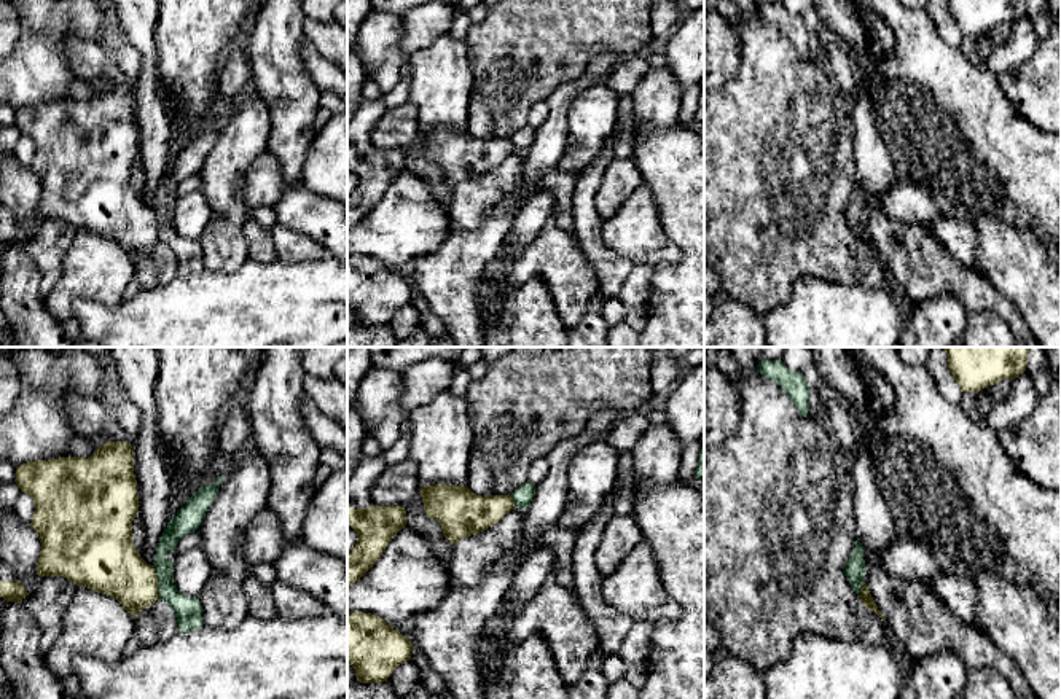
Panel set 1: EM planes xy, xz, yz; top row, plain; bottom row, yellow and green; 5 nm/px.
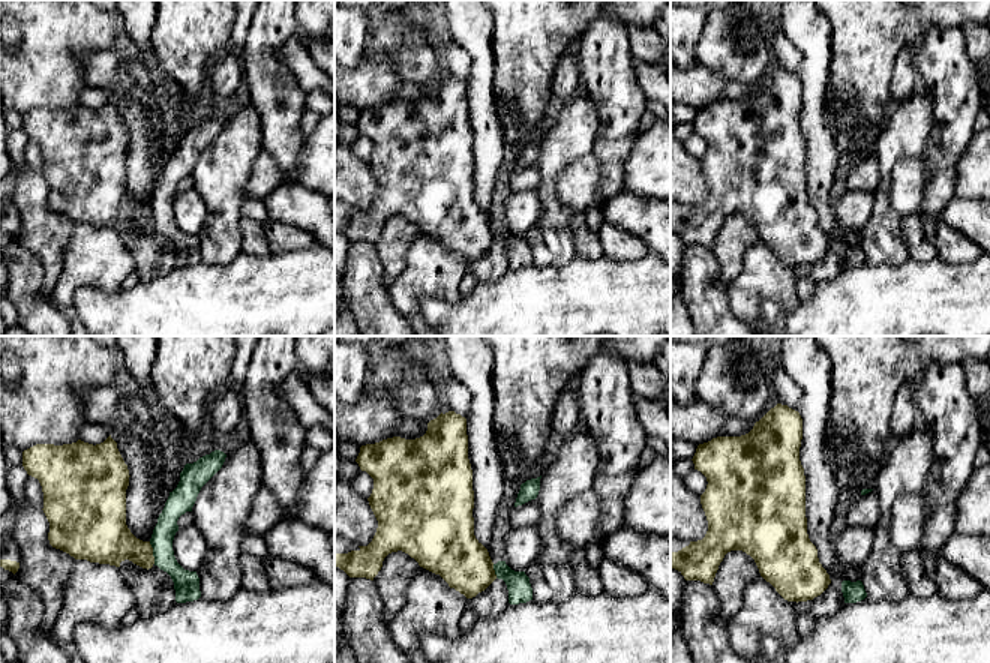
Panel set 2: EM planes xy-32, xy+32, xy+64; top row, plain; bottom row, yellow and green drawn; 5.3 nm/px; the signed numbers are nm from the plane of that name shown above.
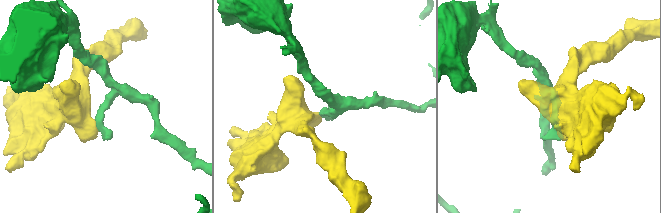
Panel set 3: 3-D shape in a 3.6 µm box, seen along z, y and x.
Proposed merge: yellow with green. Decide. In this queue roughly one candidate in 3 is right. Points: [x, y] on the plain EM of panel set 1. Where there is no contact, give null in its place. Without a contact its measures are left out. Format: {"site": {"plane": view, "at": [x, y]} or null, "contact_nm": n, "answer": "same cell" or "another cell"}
{"site": {"plane": "xy", "at": [156, 225]}, "contact_nm": 170, "answer": "another cell"}

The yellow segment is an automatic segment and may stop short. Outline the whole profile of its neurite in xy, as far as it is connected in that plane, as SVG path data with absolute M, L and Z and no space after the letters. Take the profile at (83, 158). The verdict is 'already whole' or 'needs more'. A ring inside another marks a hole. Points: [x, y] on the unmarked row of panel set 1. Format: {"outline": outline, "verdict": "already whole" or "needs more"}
{"outline": "M107 84L94 99L59 100L27 105L16 110L14 126L33 142L35 154L30 170L41 185L37 218L64 220L76 229L115 240L135 263L137 256L159 244L158 220L132 188L132 164L139 154L134 92L124 84Z", "verdict": "already whole"}

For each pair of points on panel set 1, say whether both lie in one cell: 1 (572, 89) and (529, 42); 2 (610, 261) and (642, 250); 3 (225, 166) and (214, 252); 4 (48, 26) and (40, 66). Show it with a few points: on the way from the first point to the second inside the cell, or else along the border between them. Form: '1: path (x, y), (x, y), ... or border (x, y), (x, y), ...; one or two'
1: border (593, 56), (579, 77), (563, 82), (547, 101); two
2: border (602, 225), (602, 241), (636, 265); two
3: path (225, 187), (225, 206), (230, 215), (225, 231); one
4: path (43, 35), (40, 56); one

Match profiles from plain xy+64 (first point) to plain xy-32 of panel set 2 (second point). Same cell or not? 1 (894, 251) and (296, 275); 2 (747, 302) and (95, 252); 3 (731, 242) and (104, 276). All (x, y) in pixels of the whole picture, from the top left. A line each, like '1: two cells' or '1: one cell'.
1: two cells
2: one cell
3: two cells

